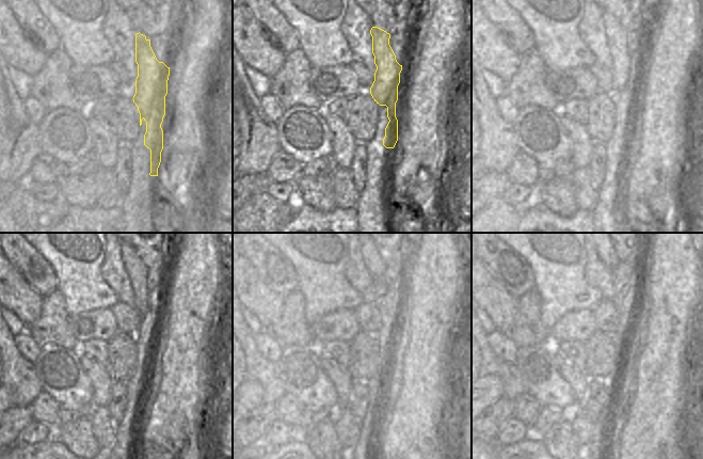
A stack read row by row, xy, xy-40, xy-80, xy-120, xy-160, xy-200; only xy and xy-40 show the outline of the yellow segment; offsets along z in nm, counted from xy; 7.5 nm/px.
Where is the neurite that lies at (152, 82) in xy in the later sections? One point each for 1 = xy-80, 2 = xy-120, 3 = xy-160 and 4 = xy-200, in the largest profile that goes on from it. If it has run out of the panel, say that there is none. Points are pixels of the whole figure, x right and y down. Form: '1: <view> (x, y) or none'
1: xy-80 (624, 63)
2: xy-120 (137, 270)
3: xy-160 (376, 266)
4: xy-200 (607, 254)

